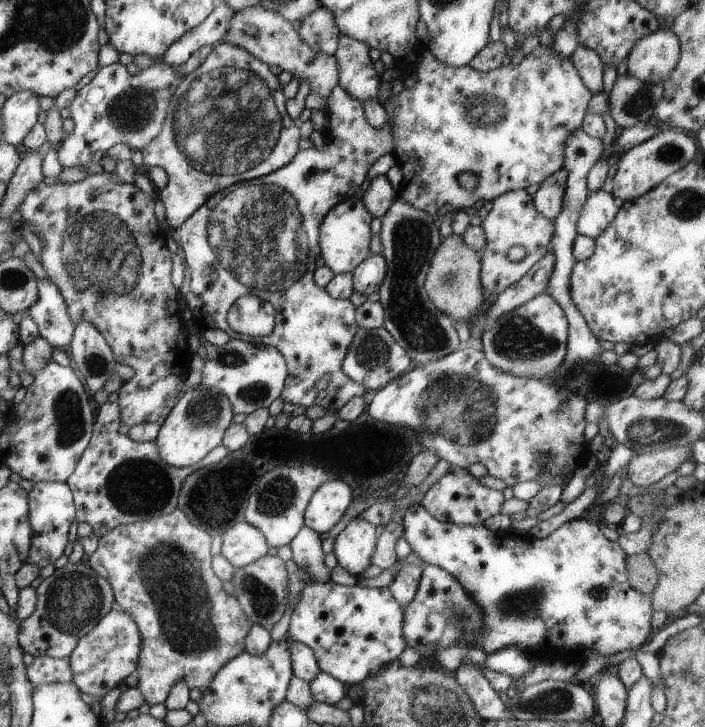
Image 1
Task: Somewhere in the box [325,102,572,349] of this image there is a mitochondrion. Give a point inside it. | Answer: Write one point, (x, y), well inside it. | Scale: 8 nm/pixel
(452, 281)

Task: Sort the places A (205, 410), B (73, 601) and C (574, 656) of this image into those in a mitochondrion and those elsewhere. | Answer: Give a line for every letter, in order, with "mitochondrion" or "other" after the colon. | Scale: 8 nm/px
A: mitochondrion
B: mitochondrion
C: other

